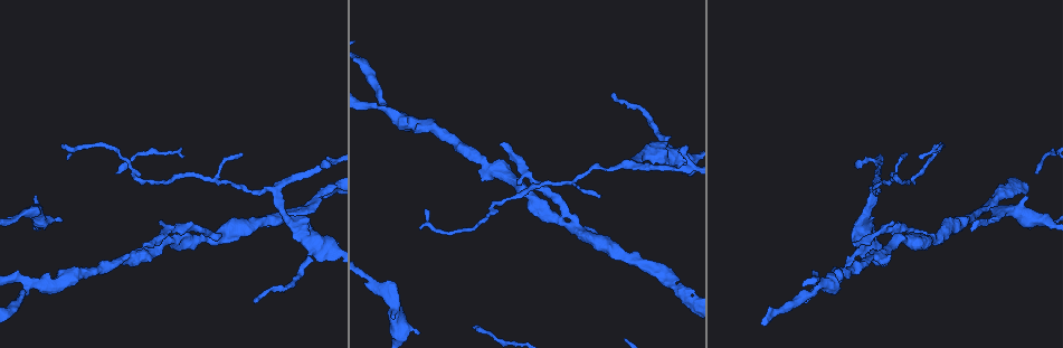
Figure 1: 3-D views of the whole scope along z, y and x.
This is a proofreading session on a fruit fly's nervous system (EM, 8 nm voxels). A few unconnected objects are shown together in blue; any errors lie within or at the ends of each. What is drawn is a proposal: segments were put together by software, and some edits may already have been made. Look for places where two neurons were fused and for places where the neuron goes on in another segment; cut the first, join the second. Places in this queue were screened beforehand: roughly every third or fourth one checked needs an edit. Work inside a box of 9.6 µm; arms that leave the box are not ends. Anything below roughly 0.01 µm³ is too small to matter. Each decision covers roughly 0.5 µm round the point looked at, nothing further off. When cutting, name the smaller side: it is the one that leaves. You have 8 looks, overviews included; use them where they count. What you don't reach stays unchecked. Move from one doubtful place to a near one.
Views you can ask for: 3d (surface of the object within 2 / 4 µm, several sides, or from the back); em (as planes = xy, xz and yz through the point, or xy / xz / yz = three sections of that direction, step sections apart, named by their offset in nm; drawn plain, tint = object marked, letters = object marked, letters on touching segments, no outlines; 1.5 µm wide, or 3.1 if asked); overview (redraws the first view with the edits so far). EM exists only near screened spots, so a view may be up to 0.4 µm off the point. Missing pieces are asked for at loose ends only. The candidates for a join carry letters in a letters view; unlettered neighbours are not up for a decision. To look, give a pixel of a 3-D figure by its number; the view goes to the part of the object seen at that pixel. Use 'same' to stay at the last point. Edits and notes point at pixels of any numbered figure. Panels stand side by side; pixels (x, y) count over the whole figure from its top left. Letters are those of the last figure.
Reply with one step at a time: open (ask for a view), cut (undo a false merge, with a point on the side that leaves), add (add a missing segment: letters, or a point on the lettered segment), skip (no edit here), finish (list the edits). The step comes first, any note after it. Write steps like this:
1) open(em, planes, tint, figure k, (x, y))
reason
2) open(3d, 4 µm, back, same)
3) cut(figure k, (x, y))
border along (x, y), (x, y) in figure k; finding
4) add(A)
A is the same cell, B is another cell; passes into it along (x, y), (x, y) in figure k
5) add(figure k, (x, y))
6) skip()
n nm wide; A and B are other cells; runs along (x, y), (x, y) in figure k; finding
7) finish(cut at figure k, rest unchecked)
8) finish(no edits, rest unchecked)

open(em, xy, step 4, letters, figure 1, (61, 221))
free end

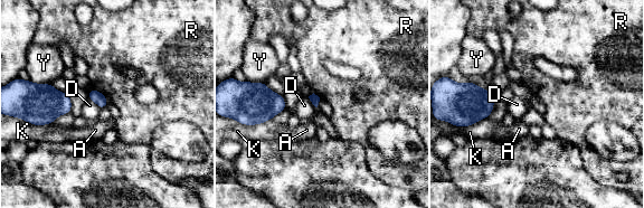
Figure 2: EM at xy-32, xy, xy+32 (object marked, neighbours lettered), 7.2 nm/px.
open(em, planes, letters, same)

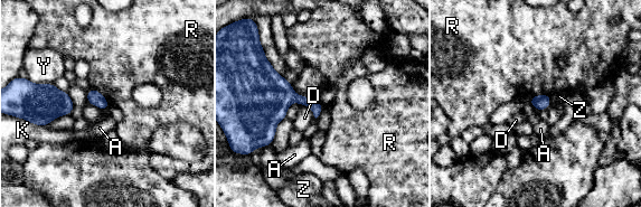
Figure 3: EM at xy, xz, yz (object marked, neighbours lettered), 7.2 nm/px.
skip()
A, D, K, R, Y and Z are other cells; border along (549, 95), (537, 94), (528, 100) in figure 3; none of them fits

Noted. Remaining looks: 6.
open(em, yz, step 4, letters, figure 1, (69, 158))
an open end

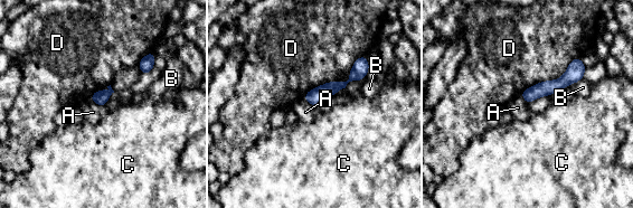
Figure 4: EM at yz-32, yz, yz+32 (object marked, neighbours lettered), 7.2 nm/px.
open(em, xy, step 8, letters, same)

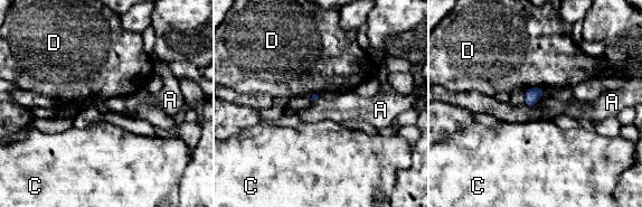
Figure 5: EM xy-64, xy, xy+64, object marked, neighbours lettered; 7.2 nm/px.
skip()
A, C and D are other cells; border along (524, 104), (535, 105) in figure 5; no lettered segment goes on from it

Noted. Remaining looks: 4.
open(em, yz, step 4, letters, figure 1, (935, 241))
three-way junction

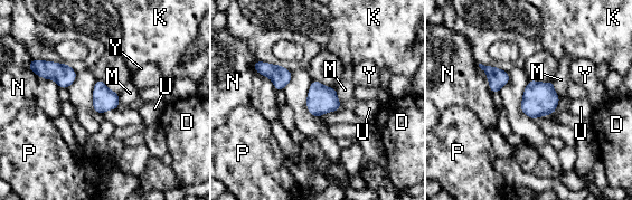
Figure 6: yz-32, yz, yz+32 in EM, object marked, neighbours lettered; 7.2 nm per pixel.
open(em, planes, letters, same)
another direction

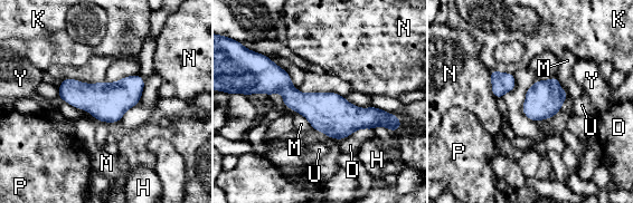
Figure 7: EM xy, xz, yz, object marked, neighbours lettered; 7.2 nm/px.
skip()
D touches over 260 nm; D, H, K, M, N, P, U and Y are other cells; runs along (255, 87), (386, 116) in figure 7; one neuron here

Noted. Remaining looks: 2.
finish(no edits, rest unchecked)

